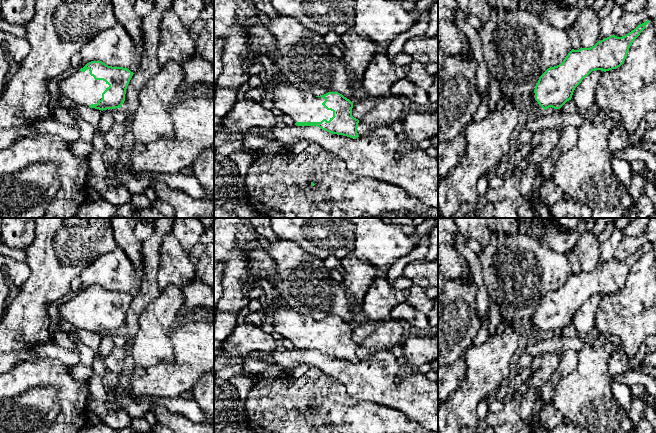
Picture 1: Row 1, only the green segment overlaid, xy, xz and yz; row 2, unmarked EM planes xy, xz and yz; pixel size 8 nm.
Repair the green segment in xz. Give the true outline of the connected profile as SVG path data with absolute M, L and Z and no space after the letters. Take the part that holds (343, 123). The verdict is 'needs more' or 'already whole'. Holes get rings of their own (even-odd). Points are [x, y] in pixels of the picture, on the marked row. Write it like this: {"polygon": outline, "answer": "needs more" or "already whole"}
{"polygon": "M273 62L275 104L284 114L293 118L297 126L317 126L332 134L358 138L357 127L359 120L352 116L353 103L338 92L328 92L321 96L303 91L283 79Z", "answer": "needs more"}

